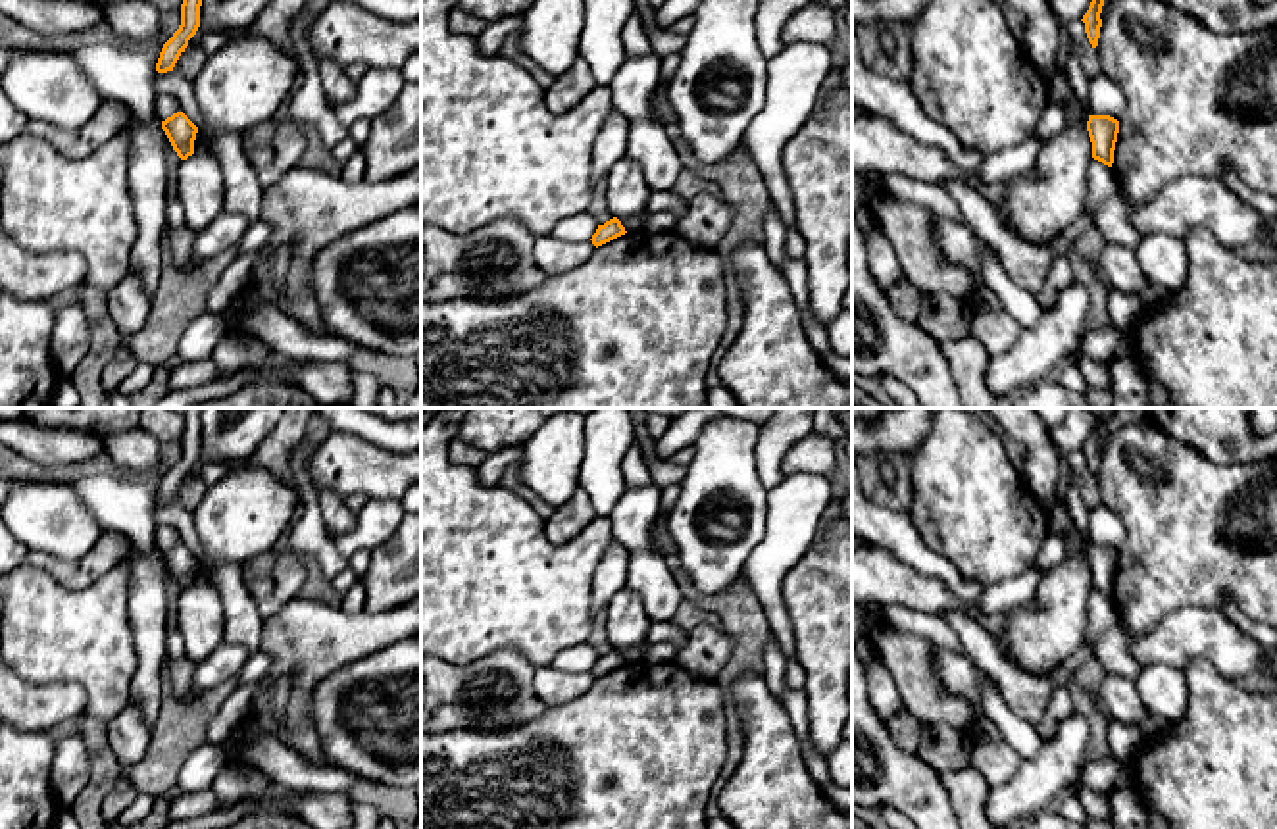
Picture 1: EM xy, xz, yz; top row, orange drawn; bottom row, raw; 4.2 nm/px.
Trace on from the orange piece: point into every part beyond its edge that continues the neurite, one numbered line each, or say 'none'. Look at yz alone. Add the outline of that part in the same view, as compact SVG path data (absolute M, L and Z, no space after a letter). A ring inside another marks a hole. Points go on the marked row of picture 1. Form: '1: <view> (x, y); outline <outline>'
none

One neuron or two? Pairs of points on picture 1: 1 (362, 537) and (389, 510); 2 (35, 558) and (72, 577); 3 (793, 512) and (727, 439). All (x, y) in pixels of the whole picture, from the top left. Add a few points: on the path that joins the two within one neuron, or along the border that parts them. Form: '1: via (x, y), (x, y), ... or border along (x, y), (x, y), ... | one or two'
1: via (368, 531), (383, 516) | one
2: via (45, 562), (62, 570) | one
3: border along (768, 489), (766, 535) | two

